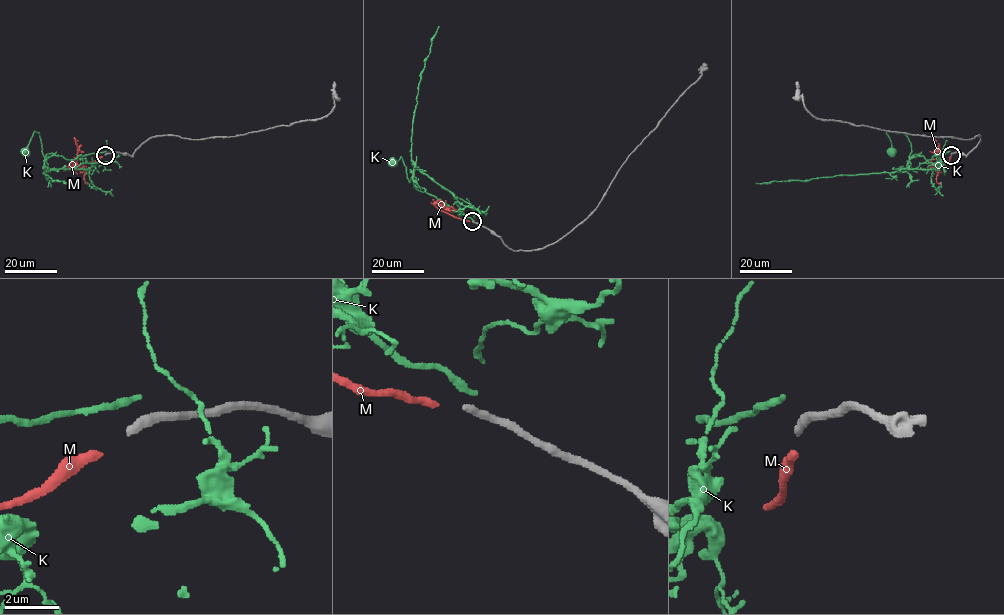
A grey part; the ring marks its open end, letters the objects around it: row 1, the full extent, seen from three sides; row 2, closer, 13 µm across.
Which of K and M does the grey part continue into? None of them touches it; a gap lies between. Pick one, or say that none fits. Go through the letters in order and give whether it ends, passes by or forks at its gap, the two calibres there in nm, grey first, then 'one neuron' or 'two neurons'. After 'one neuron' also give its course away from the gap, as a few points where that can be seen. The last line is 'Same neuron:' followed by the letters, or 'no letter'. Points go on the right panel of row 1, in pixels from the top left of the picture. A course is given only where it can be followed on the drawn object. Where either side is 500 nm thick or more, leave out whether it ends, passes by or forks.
K: it ends | 300/300 nm | two neurons
M: it ends | 300/280 nm | one neuron | via (951, 157), (945, 164), (933, 168), (937, 164), (935, 138)
Same neuron: M

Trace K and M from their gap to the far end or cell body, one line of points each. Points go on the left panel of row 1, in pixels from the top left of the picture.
K: (105, 152), (79, 155), (73, 159), (55, 155), (45, 159), (39, 132), (35, 131), (25, 152)
M: (102, 157), (67, 168), (76, 164), (77, 147), (74, 138)

